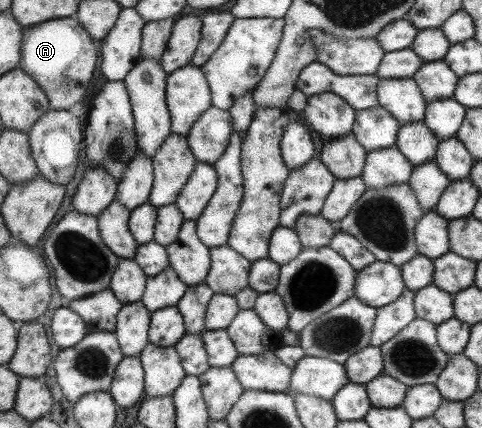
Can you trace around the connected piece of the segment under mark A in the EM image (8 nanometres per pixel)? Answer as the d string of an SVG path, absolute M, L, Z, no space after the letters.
M74 16L21 29L20 62L17 69L36 82L46 95L49 108L54 110L68 111L74 102L82 103L88 82L97 73L98 58L92 38Z

